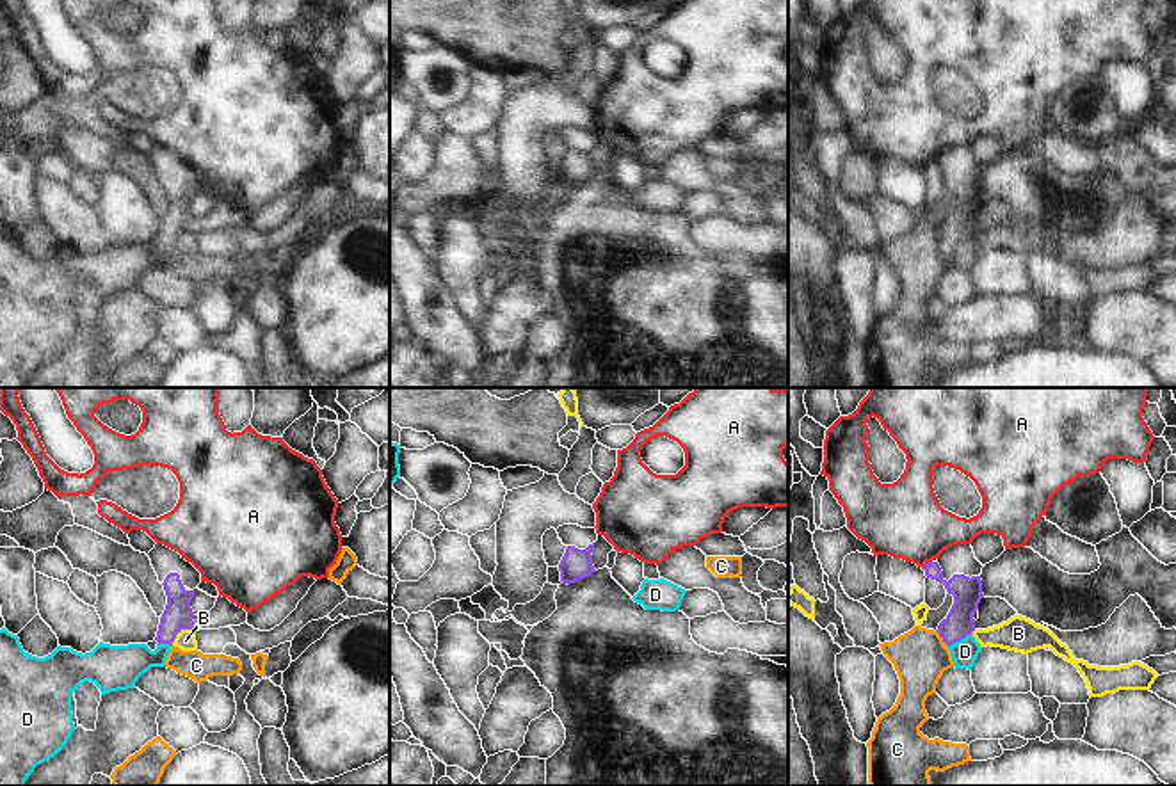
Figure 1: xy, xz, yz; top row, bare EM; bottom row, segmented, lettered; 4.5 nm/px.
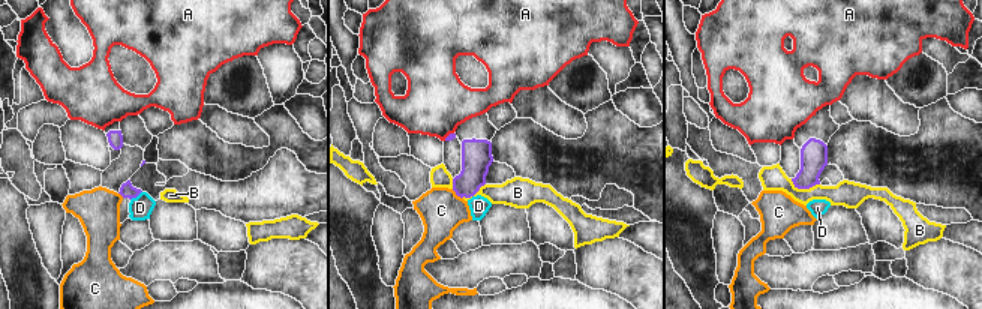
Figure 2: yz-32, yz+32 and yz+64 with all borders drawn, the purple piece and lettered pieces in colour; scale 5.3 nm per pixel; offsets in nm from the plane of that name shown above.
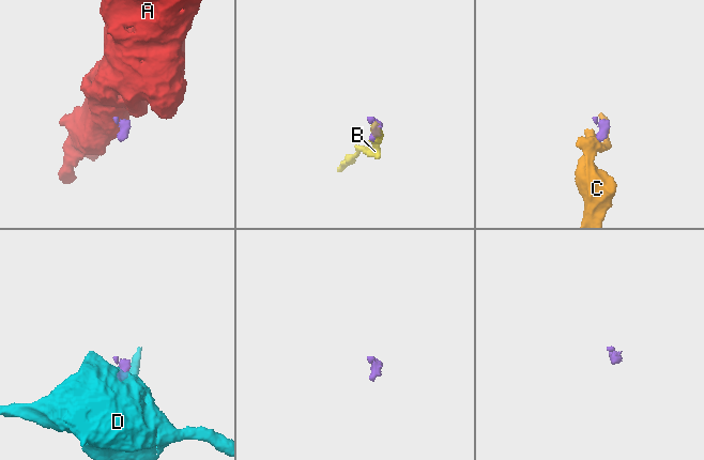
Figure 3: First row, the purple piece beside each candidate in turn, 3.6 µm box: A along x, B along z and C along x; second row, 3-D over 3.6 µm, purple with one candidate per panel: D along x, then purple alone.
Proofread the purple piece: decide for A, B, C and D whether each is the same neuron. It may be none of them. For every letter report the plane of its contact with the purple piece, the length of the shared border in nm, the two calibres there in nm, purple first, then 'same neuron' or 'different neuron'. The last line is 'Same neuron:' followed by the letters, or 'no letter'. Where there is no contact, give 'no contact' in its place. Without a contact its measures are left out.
A: meets purple in yz; contact 60 nm long; 130 nm thick on the purple side, 360 nm on the other; different neuron
B: meets purple in xy; contact 120 nm long; 130 nm thick on the purple side, 90 nm on the other; different neuron
C: meets purple in yz; contact 90 nm long; 140 nm thick on the purple side, 260 nm on the other; different neuron
D: meets purple in yz; contact 120 nm long; 140 nm thick on the purple side, 120 nm on the other; different neuron
Same neuron: no letter

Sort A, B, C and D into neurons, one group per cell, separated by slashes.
A / B / C / D

